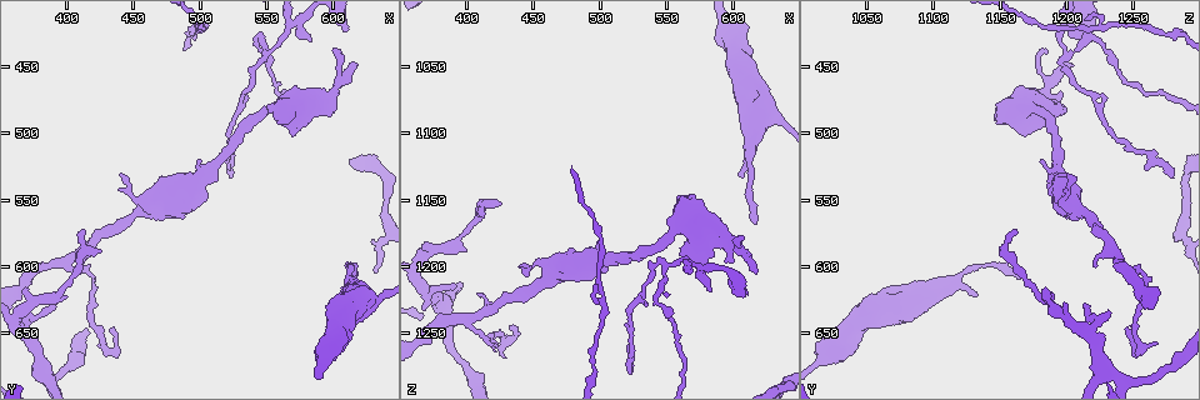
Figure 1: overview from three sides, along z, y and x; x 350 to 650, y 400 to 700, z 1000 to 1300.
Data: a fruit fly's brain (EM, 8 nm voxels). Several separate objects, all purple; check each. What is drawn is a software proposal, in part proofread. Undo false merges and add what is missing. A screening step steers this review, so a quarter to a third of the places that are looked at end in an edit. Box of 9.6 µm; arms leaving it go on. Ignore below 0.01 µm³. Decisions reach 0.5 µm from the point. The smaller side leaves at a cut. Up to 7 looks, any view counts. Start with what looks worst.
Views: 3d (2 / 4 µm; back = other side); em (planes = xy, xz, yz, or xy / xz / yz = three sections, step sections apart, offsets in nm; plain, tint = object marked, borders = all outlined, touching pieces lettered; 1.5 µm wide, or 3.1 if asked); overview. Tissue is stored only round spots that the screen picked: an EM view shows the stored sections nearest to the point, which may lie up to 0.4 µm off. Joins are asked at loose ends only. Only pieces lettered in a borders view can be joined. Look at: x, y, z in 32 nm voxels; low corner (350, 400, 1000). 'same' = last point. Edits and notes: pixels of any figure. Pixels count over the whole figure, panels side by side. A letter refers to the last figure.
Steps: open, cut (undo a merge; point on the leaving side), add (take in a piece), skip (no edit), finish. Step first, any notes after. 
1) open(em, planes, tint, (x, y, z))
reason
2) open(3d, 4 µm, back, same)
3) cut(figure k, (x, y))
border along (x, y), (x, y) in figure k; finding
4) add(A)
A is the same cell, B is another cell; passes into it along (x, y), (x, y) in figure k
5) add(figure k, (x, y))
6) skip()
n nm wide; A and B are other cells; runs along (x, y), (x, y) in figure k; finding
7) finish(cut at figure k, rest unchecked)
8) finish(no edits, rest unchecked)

open(3d, 4 µm, (414, 576, 1164))
an open end

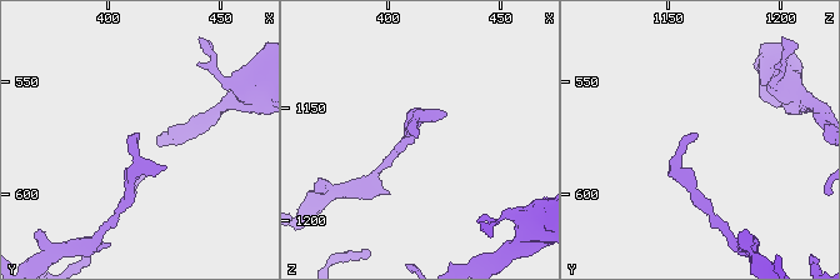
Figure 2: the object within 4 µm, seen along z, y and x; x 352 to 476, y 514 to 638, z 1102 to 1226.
open(em, planes, tint, (411, 575, 1162))
shape alone is not enough

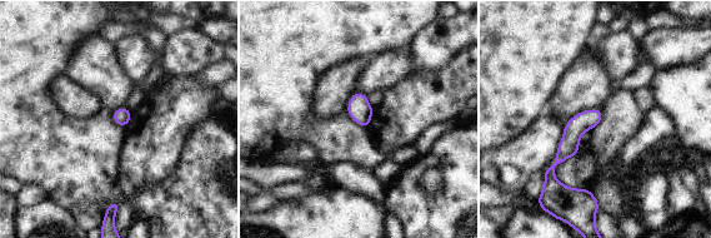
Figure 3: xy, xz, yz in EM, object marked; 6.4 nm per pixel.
open(em, planes, borders, same)
see the neighbours

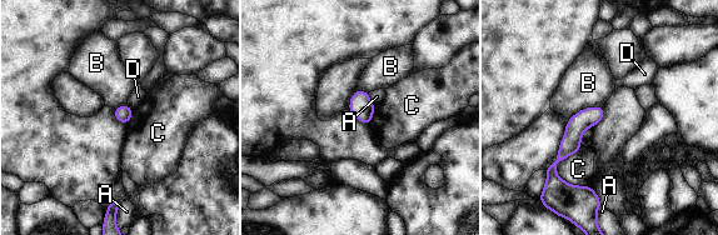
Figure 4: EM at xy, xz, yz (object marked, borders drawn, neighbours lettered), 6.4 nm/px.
skip()
A, B, C and D are other cells; none of them fits

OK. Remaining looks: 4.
open(em, 3.1 µm, planes, tint, (436, 646, 1244))
free end

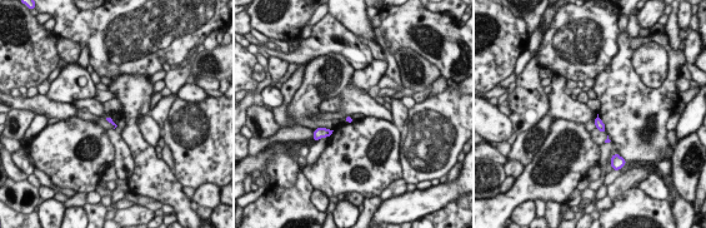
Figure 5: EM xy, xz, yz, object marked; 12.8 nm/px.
open(em, 3.1 µm, planes, borders, same)
see the neighbours

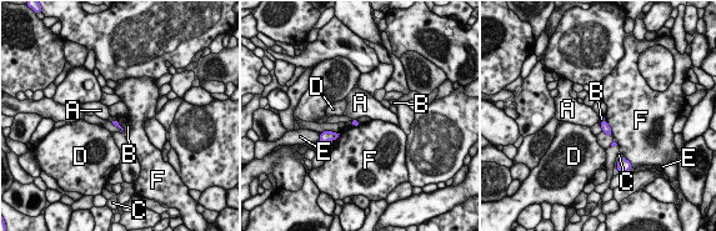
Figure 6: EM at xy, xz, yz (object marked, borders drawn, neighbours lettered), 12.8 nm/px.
skip()
90 nm wide; A, B, C, D, E and F are other cells; border along (116, 120), (124, 129) in figure 6; no lettered piece goes on from it

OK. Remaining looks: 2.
open(em, planes, borders, (586, 478, 1192))
an open end

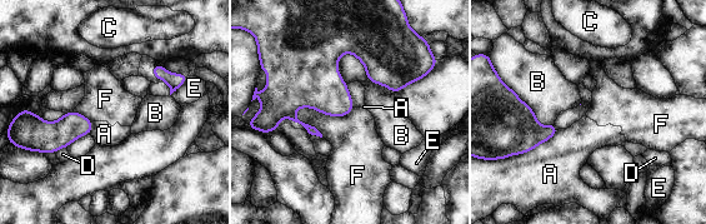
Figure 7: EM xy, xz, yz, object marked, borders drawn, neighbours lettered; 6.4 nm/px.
skip()
A, B, C, D, E and F are other cells; no lettered piece goes on from it

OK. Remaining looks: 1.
finish(no edits, rest unchecked)

